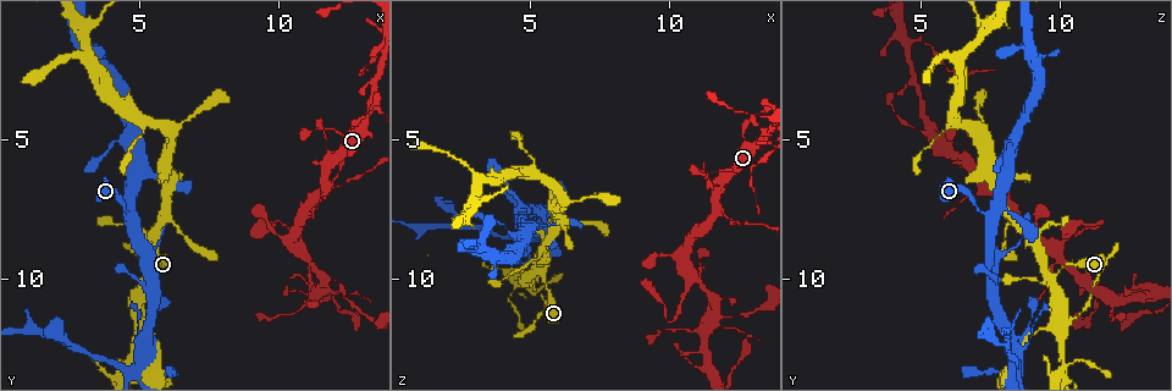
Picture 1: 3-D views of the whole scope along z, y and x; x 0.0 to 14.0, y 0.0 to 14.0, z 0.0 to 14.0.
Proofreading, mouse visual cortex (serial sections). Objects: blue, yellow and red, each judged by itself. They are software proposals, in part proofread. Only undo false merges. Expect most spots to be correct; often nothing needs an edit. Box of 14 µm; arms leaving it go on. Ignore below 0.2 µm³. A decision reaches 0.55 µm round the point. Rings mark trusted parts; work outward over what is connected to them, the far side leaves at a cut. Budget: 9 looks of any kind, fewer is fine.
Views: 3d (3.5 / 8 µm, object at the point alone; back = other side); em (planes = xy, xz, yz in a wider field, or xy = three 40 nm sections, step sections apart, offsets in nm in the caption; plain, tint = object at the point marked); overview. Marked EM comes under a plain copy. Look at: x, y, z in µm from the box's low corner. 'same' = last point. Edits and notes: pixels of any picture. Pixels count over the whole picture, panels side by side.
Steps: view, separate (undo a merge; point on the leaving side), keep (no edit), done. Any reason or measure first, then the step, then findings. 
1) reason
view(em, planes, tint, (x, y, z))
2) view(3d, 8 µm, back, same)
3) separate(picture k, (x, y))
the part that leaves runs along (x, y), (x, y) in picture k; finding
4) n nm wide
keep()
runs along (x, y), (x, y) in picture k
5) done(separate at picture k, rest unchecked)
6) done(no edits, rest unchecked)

thin arm on a thick one
view(3d, 3.5 µm, (13.3, 3.9, 5.0))

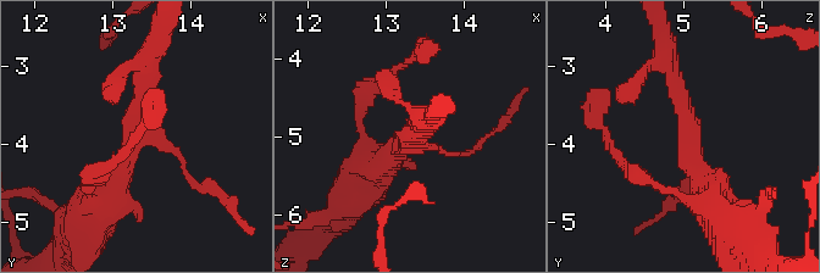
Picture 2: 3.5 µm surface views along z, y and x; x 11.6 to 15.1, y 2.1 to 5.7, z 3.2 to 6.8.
3 arms; arms of 100, 200, 400 nm
view(em, xy, step 2, tint, (13.25, 3.85, 5.10))

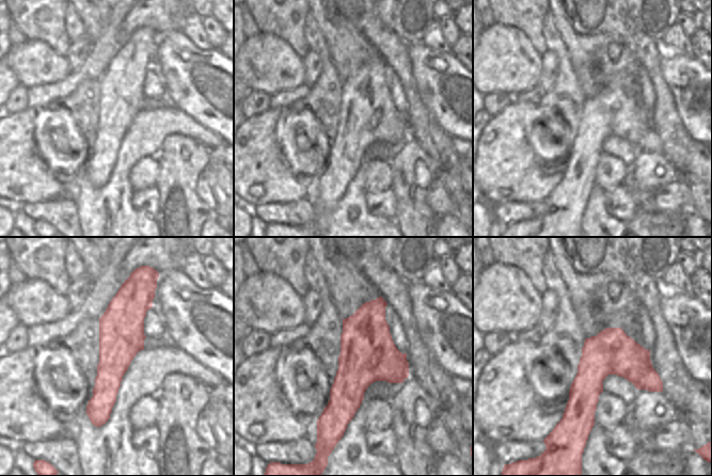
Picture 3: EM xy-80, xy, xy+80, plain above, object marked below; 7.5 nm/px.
420 nm wide
keep()
runs along (709, 205), (665, 59) in picture 2; continuous, no second cell

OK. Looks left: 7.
thin arm on a thick one
view(3d, 3.5 µm, (11.7, 6.8, 7.5))

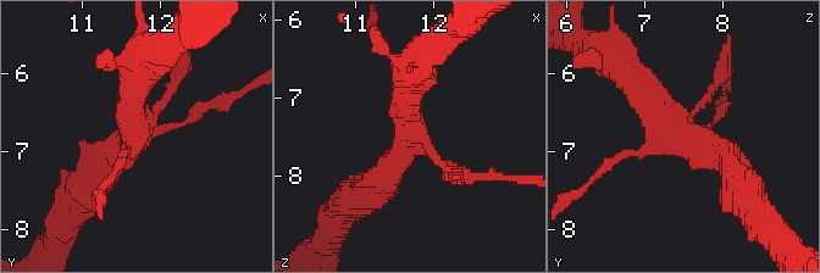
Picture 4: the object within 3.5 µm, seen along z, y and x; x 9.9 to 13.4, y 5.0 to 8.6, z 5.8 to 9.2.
view(em, planes, tint, (11.70, 6.85, 7.60))

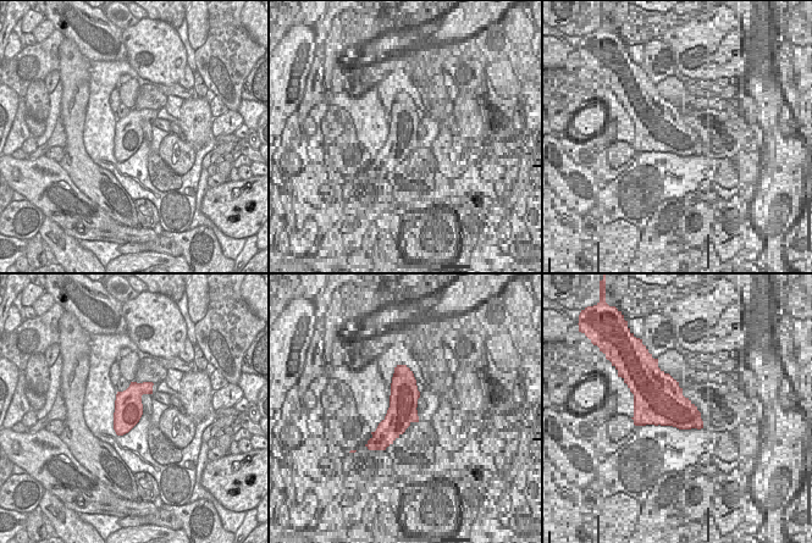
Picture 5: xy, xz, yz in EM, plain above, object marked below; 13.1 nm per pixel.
keep()
runs along (633, 79), (740, 180) in picture 4; all the same cell

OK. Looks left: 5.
small branch off a trunk
view(3d, 3.5 µm, (4.9, 13.3, 8.5))

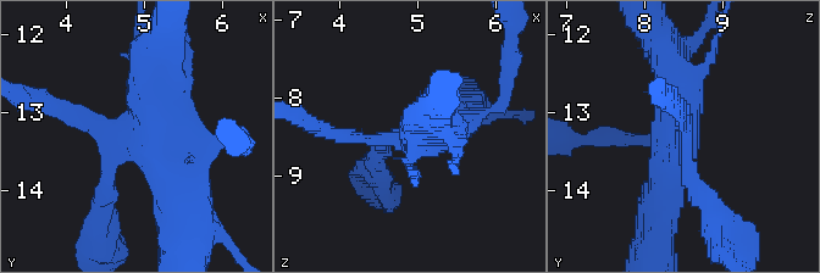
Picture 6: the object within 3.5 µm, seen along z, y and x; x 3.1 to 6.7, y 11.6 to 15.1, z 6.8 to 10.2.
view(em, xy, step 5, tint, (4.85, 13.20, 8.55))

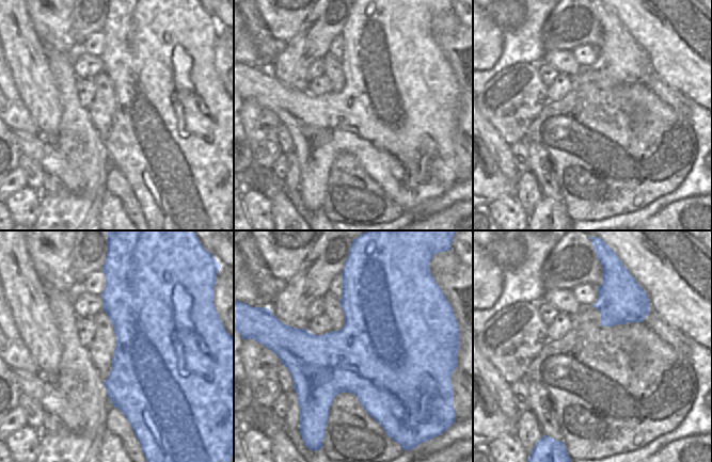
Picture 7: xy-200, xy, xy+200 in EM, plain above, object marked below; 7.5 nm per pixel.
keep()
runs along (160, 37), (134, 127), (75, 115) in picture 6; one cell here

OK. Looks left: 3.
two arms in line, one across
view(3d, 8 µm, (5.1, 11.8, 9.9))

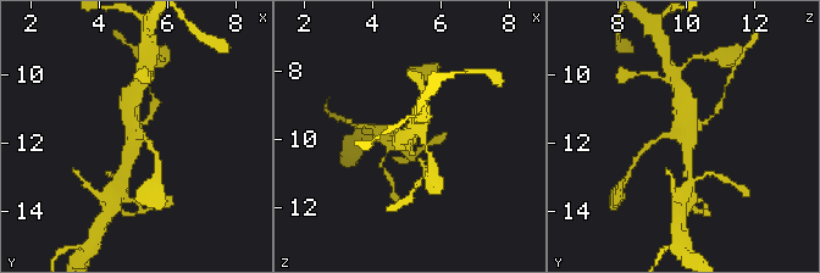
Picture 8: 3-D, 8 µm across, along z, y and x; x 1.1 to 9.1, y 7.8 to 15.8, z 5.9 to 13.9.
need the tissue
view(em, xy, step 2, tint, (5.0, 11.8, 9.9))

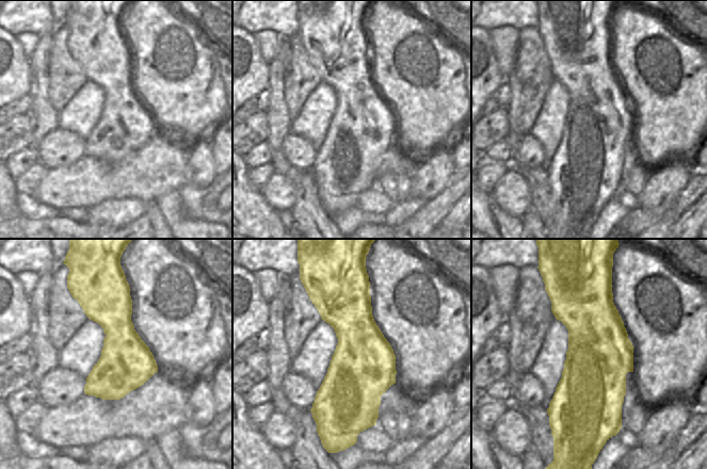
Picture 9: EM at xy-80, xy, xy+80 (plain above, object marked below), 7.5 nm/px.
keep()
runs along (686, 102), (690, 170) in picture 8; one cell here

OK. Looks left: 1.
done(no edits, rest unchecked)

